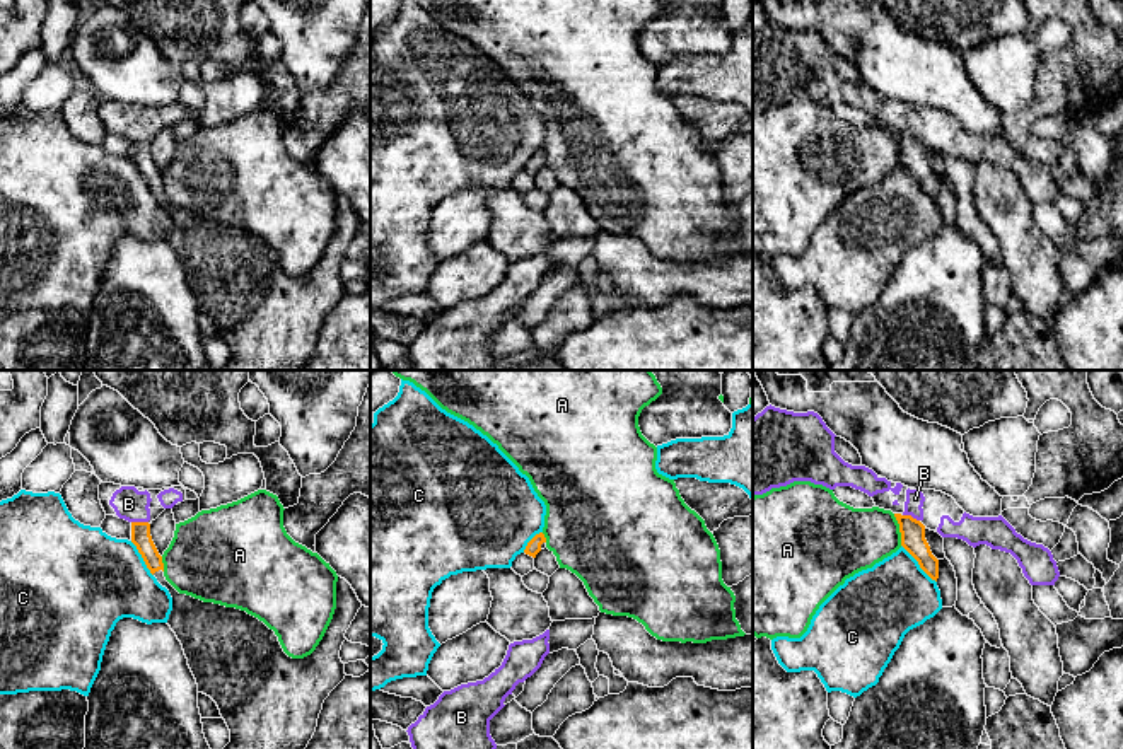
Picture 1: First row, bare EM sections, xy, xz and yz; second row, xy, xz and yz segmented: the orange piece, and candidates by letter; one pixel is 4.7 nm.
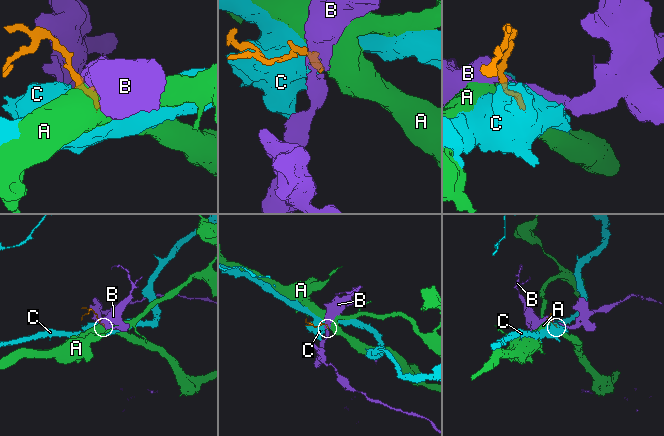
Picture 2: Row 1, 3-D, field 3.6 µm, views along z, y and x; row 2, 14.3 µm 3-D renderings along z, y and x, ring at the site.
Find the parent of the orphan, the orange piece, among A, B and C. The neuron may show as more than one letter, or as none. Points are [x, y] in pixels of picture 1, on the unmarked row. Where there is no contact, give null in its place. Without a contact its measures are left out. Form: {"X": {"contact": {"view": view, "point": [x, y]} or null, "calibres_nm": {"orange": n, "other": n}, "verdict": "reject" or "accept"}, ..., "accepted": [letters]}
{"A": {"contact": {"view": "yz", "point": [900, 147]}, "calibres_nm": {"orange": 110, "other": 300}, "verdict": "reject"}, "B": {"contact": {"view": "xy", "point": [140, 140]}, "calibres_nm": {"orange": 100, "other": 150}, "verdict": "reject"}, "C": {"contact": {"view": "yz", "point": [919, 181]}, "calibres_nm": {"orange": 110, "other": 360}, "verdict": "reject"}, "accepted": []}

